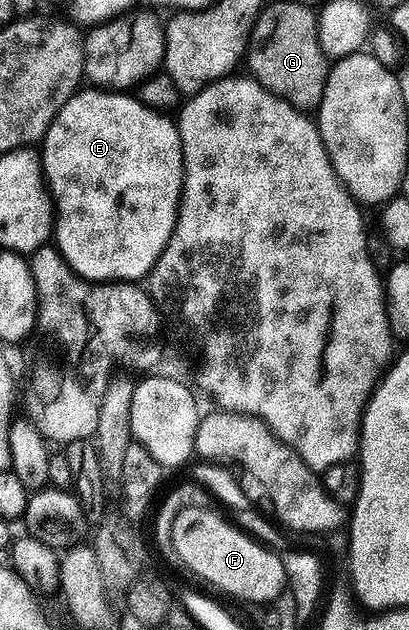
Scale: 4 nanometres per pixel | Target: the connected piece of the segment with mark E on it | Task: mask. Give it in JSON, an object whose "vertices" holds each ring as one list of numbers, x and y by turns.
{"vertices":[[83,88,63,105,61,112,57,112,53,124,49,124,47,134,41,143,41,161,43,180,47,184,48,192,51,193,51,203,55,205,53,242,63,254,63,259,67,261,68,266,90,282,135,282,146,279,157,256,161,256,161,252,167,246,179,211,179,194,183,191,183,149,179,139,179,128,172,119,170,122,167,117,164,111,146,106,144,102,139,101,138,97,130,93,102,88]]}

